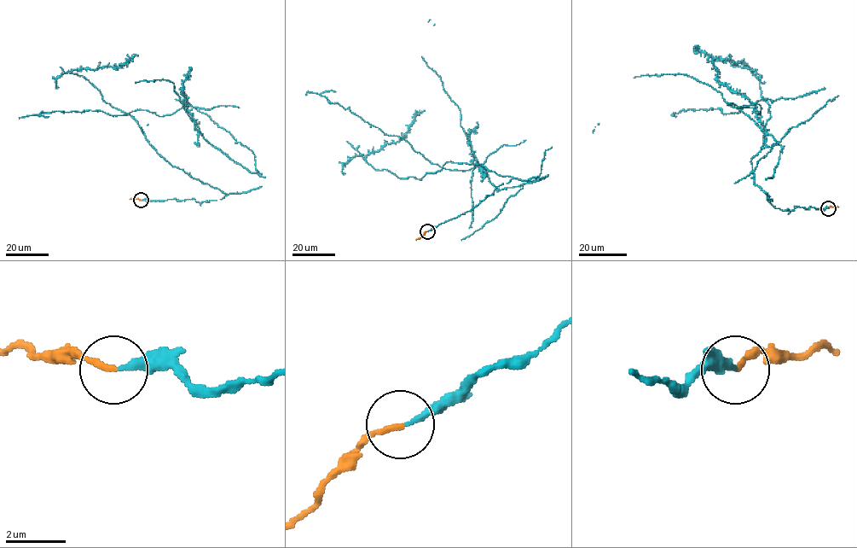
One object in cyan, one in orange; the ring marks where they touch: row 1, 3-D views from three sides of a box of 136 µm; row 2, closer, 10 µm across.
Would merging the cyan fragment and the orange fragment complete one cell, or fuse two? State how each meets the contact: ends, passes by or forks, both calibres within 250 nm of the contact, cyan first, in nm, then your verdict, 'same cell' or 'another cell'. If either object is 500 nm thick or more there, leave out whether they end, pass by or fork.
cyan ends there; orange ends there; 200 nm thick on the cyan side, 190 nm on the other; same cell

